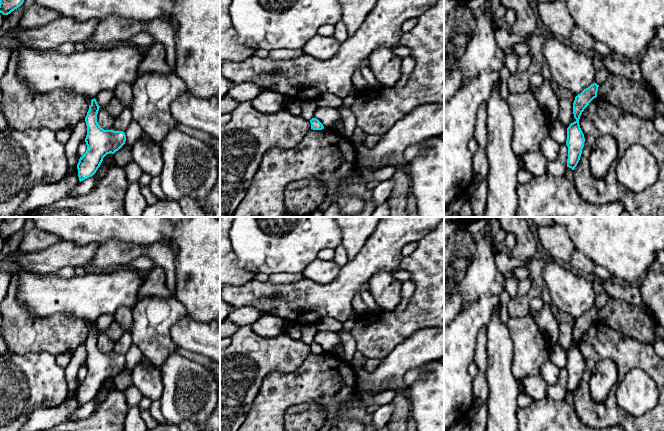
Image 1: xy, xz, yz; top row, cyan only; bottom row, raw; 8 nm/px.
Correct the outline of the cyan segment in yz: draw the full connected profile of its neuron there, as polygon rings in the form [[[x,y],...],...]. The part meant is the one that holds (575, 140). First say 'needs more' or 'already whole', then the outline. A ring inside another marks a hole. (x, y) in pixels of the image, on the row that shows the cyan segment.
already whole; [[[596,83],[591,84],[575,97],[573,103],[573,114],[576,121],[571,123],[567,128],[566,140],[568,147],[567,167],[572,170],[575,169],[580,160],[585,142],[584,134],[579,125],[579,119],[584,109],[597,97],[598,87],[599,85]]]

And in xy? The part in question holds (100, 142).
already whole; [[[92,99],[85,117],[87,150],[77,164],[80,182],[93,176],[100,167],[103,158],[107,154],[114,154],[122,148],[126,141],[123,131],[104,130],[100,127],[97,122],[99,108],[96,99]]]

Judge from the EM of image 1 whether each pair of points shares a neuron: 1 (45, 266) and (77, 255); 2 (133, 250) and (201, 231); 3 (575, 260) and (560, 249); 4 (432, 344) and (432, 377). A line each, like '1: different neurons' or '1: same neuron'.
1: same neuron
2: different neurons
3: different neurons
4: different neurons

